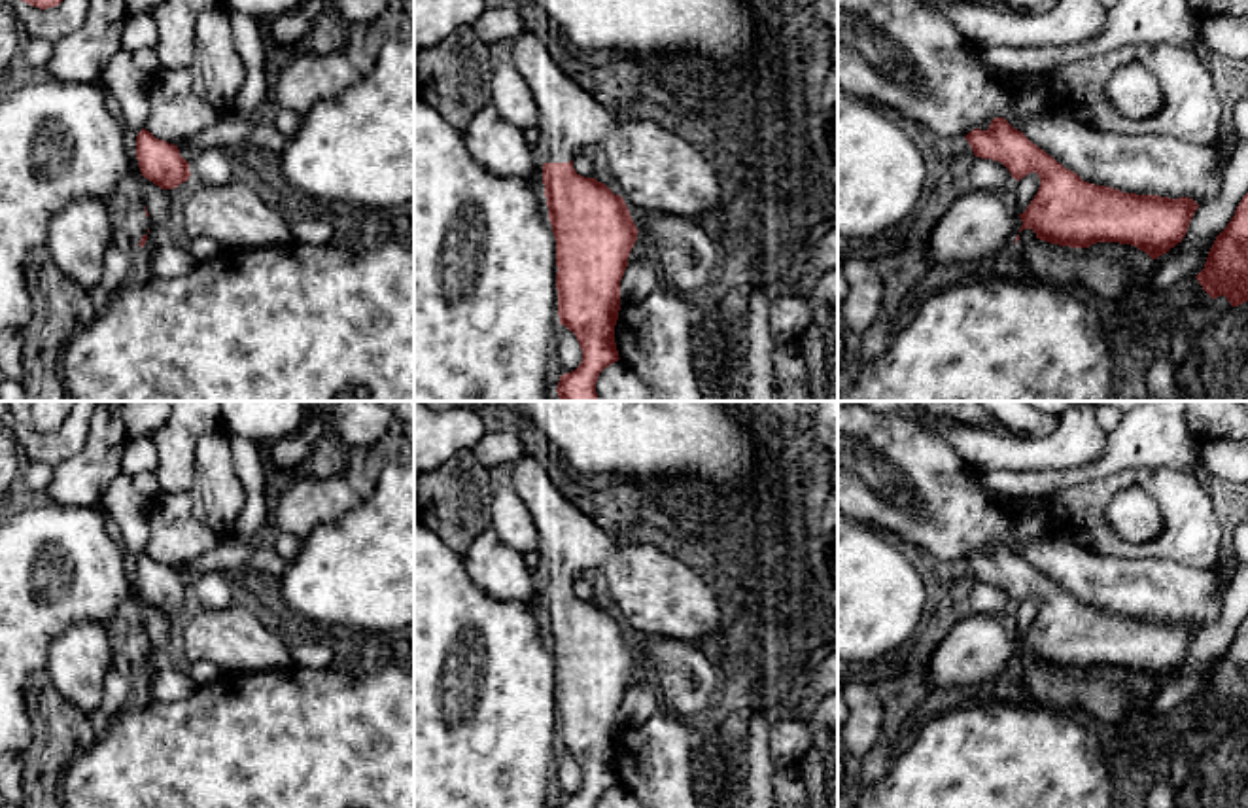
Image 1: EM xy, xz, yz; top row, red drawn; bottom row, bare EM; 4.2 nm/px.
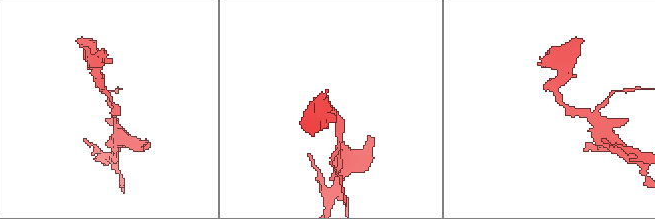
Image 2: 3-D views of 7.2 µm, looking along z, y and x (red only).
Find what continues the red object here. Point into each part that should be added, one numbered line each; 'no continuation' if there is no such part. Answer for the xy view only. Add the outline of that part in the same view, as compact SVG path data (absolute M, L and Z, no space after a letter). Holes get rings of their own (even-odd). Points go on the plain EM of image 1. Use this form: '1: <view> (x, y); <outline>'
1: xy (135, 646); M144 626L130 632L121 632L119 647L129 657L129 660L140 668L142 660L147 659L149 641L146 640Z

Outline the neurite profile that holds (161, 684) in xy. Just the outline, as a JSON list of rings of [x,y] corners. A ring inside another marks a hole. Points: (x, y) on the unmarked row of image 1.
[[[149,666],[144,672],[144,694],[149,700],[157,702],[180,702],[189,698],[197,683],[189,677],[187,672],[174,668]]]

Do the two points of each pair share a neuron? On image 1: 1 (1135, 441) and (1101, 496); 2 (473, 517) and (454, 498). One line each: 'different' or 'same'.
1: different
2: same

